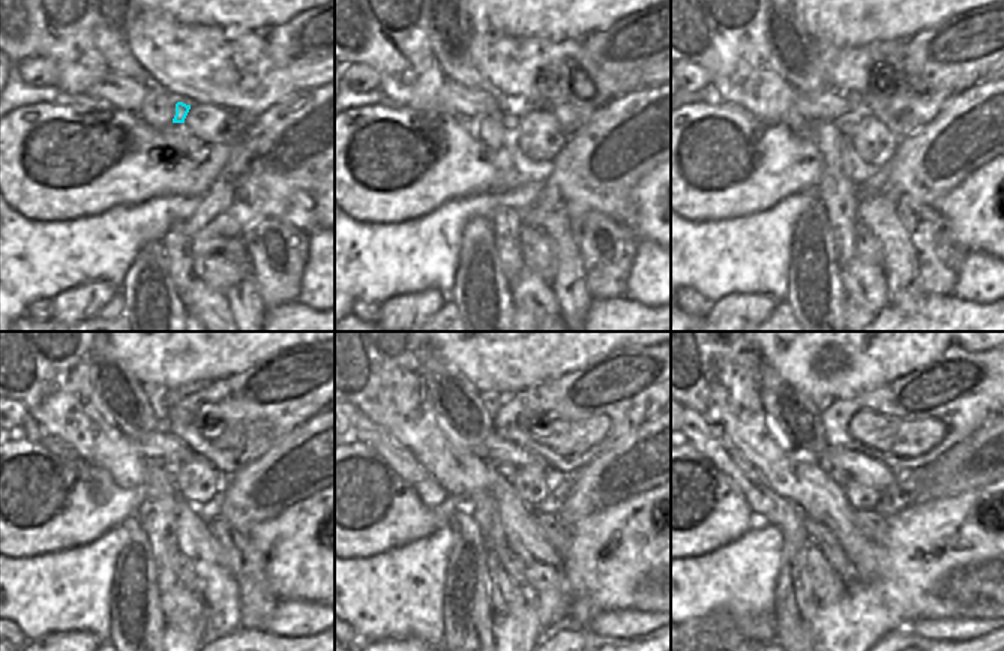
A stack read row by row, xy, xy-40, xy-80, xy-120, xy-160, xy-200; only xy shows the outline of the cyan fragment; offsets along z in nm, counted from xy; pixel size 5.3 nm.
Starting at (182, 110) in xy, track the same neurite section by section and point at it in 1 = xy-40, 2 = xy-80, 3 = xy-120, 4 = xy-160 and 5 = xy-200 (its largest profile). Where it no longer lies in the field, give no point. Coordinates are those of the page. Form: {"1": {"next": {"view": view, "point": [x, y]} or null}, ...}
{"1": {"next": {"view": "xy-40", "point": [512, 110]}}, "2": {"next": {"view": "xy-80", "point": [845, 125]}}, "3": {"next": {"view": "xy-120", "point": [171, 468]}}, "4": {"next": {"view": "xy-160", "point": [506, 471]}}, "5": {"next": {"view": "xy-200", "point": [841, 477]}}}

